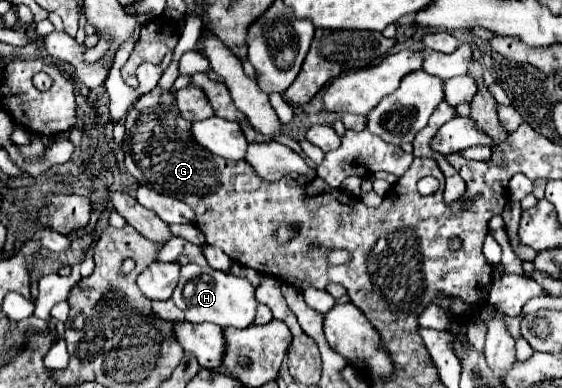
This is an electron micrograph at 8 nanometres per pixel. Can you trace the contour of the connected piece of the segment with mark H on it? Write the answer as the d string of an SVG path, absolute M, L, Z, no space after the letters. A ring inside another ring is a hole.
M196 264L182 266L180 280L172 294L172 300L180 310L184 310L186 320L194 324L212 322L222 328L228 326L246 328L254 322L254 314L256 314L256 298L250 282L244 278L236 278L232 274L224 274L210 266L196 266Z

